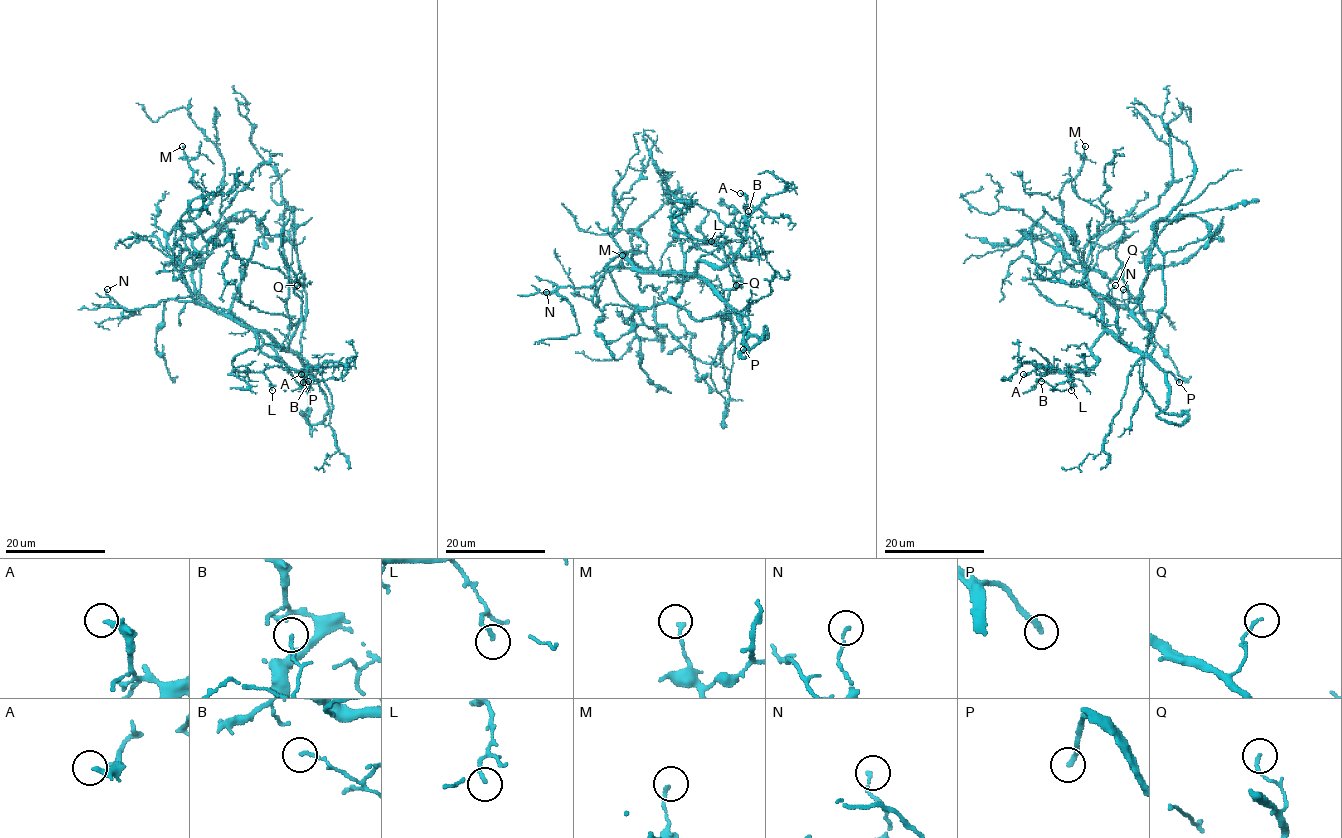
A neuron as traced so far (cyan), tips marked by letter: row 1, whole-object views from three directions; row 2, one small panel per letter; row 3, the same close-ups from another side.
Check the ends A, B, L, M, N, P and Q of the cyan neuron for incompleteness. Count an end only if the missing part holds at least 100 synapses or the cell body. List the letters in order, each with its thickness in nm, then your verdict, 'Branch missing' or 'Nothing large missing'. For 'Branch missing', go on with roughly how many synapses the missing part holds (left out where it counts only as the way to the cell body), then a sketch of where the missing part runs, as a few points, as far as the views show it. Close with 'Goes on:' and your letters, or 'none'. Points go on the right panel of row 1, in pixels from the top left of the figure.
A: Thickness 260 nm. Nothing large missing
B: Thickness 120 nm. Nothing large missing
L: Thickness 140 nm. Nothing large missing
M: Thickness 150 nm. Nothing large missing
N: Thickness 120 nm. Nothing large missing
P: Thickness 200 nm. Branch missing. Course of what is missing: (1179, 382), (1187, 387), (1129, 463), (1085, 507), (1013, 504), (932, 484), (903, 504), (895, 513), (899, 517)
Q: Thickness 120 nm. Nothing large missing
Goes on: P

